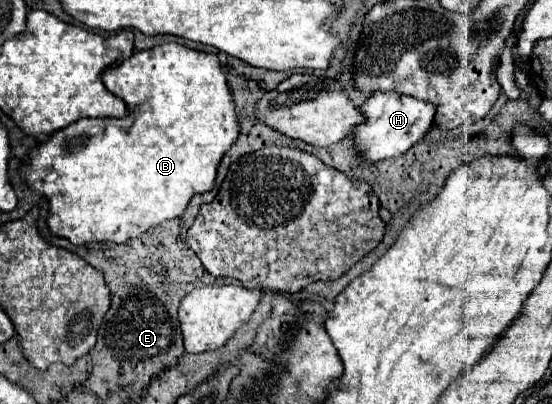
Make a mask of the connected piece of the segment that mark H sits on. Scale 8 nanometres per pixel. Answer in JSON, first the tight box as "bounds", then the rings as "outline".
{"bounds":[354,92,436,162],"outline":[[[374,92],[362,106],[366,120],[360,124],[360,128],[354,128],[356,146],[364,156],[368,156],[370,162],[378,162],[384,158],[394,158],[404,154],[408,148],[412,148],[434,124],[436,106],[428,104],[426,100],[416,100],[414,96],[404,96],[396,92]]]}

